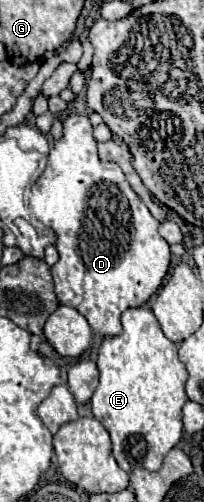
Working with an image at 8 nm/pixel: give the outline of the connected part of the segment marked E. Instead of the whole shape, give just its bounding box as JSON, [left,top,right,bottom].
[90,308,188,472]

